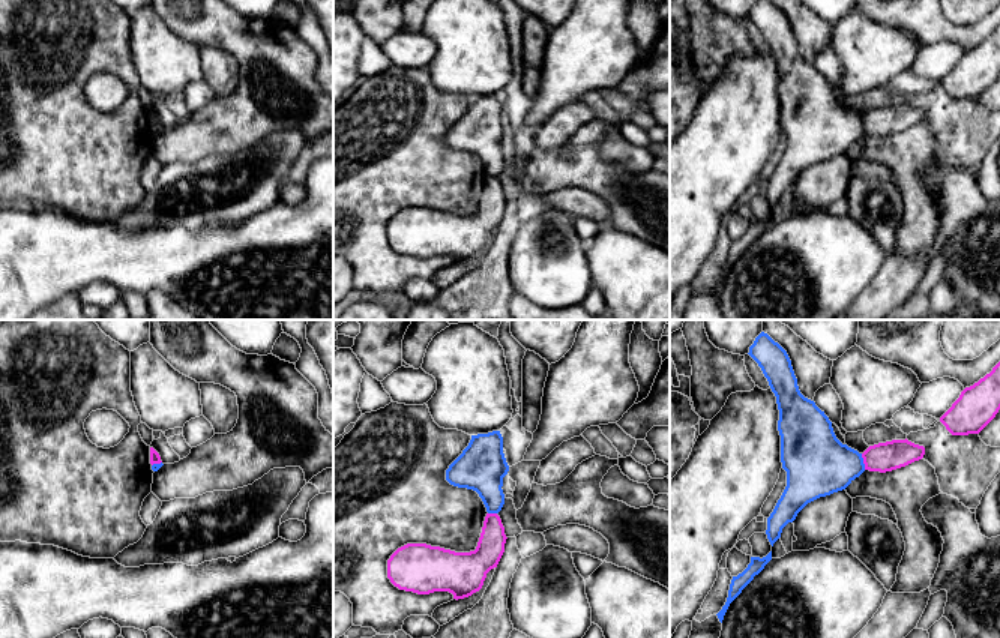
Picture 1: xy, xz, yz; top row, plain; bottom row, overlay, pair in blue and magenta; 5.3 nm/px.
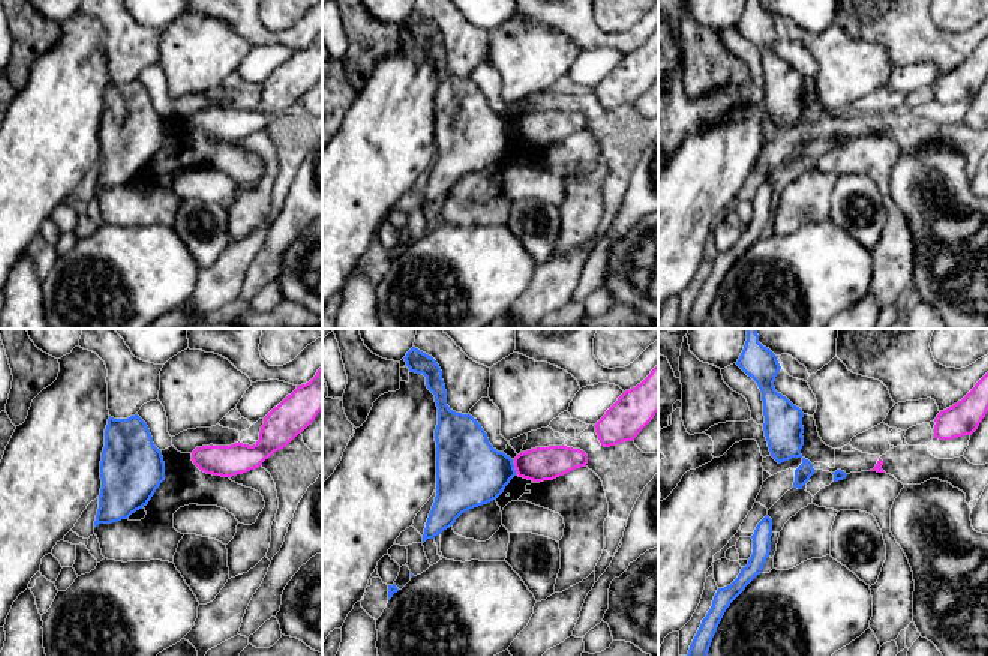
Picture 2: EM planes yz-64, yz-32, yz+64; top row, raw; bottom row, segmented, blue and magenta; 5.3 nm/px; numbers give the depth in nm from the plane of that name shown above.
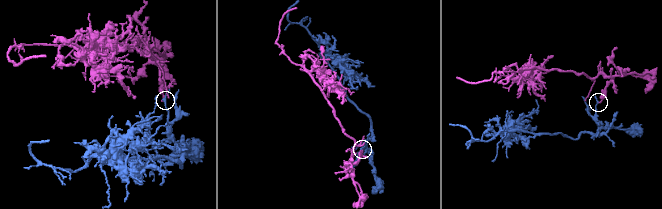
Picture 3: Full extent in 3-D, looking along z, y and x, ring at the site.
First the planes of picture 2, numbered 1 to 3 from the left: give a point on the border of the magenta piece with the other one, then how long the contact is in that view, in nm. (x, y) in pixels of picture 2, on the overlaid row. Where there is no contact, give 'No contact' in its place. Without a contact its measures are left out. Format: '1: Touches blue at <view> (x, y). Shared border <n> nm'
1: No contact
2: Touches blue at yz-32 (513, 466). Shared border 30 nm
3: No contact

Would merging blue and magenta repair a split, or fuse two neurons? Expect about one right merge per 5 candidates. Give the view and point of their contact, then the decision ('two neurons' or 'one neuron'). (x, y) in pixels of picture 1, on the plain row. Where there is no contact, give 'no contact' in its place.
yz (862, 125) | two neurons

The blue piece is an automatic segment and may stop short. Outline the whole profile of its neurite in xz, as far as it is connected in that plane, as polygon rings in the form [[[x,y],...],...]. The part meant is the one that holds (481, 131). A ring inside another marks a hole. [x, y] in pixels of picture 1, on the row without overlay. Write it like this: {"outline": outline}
{"outline": [[[500,95],[471,99],[468,110],[446,134],[446,144],[458,152],[473,153],[488,177],[498,177],[505,168],[503,141],[509,129],[503,117]]]}

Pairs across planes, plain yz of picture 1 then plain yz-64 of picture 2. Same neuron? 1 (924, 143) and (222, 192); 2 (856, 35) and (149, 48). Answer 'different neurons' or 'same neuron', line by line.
1: different neurons
2: different neurons

